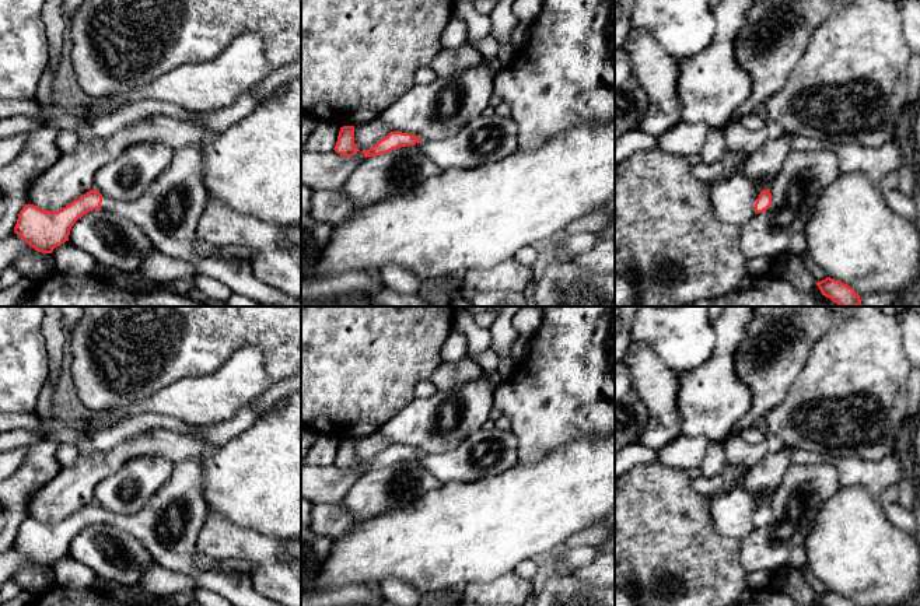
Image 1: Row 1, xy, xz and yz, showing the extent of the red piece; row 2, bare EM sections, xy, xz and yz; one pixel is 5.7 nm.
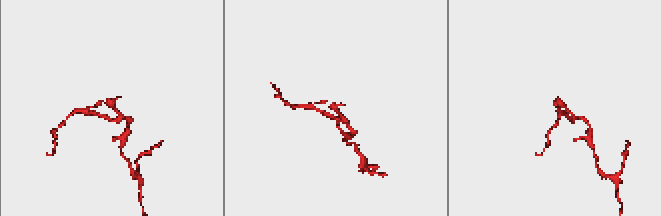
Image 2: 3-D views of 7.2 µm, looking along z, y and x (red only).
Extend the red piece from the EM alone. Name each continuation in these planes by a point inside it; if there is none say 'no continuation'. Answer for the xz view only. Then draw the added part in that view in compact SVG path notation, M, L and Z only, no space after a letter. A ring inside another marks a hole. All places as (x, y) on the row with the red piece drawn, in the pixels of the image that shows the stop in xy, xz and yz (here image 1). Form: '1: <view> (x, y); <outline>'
1: xz (486, 139); M482 115L452 137L417 146L442 171L479 168L518 151L518 127L513 118Z

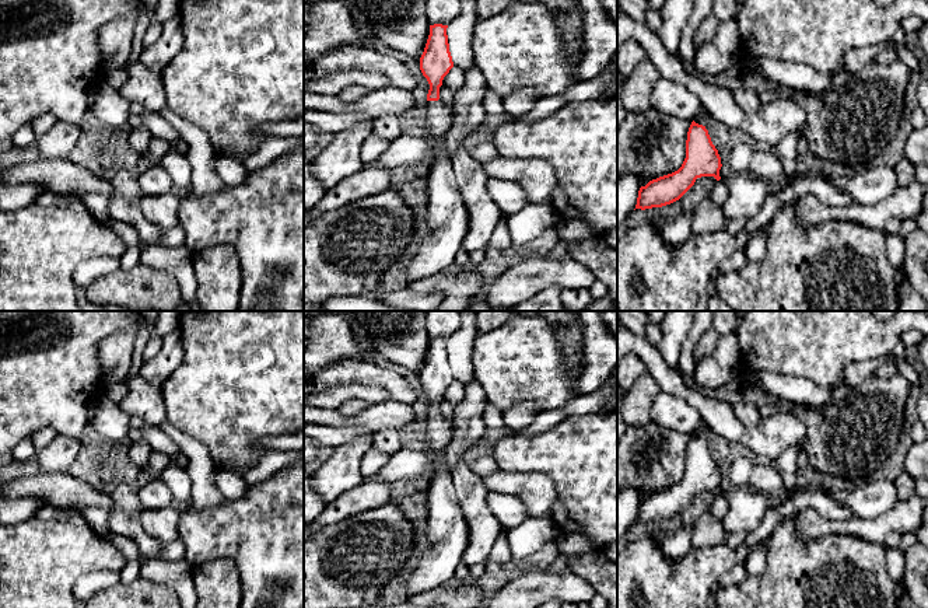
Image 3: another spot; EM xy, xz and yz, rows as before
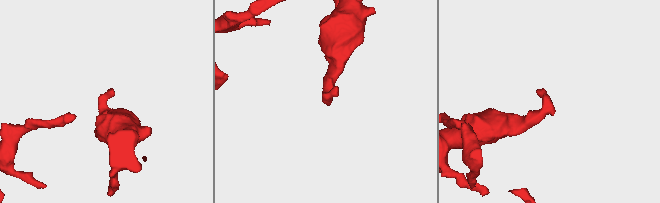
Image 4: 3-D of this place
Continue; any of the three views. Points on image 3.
1: xz (448, 219); M442 99L427 101L426 129L433 140L427 175L427 207L430 231L405 255L405 284L442 273L454 263L469 233L469 213L455 181L449 151L440 143L454 123L452 108Z

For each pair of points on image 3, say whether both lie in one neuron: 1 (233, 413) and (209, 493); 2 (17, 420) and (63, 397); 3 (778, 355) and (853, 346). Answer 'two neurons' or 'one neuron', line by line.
1: two neurons
2: one neuron
3: one neuron

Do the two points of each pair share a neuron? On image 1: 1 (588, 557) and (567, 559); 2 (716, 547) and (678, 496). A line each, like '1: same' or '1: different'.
1: same
2: same

